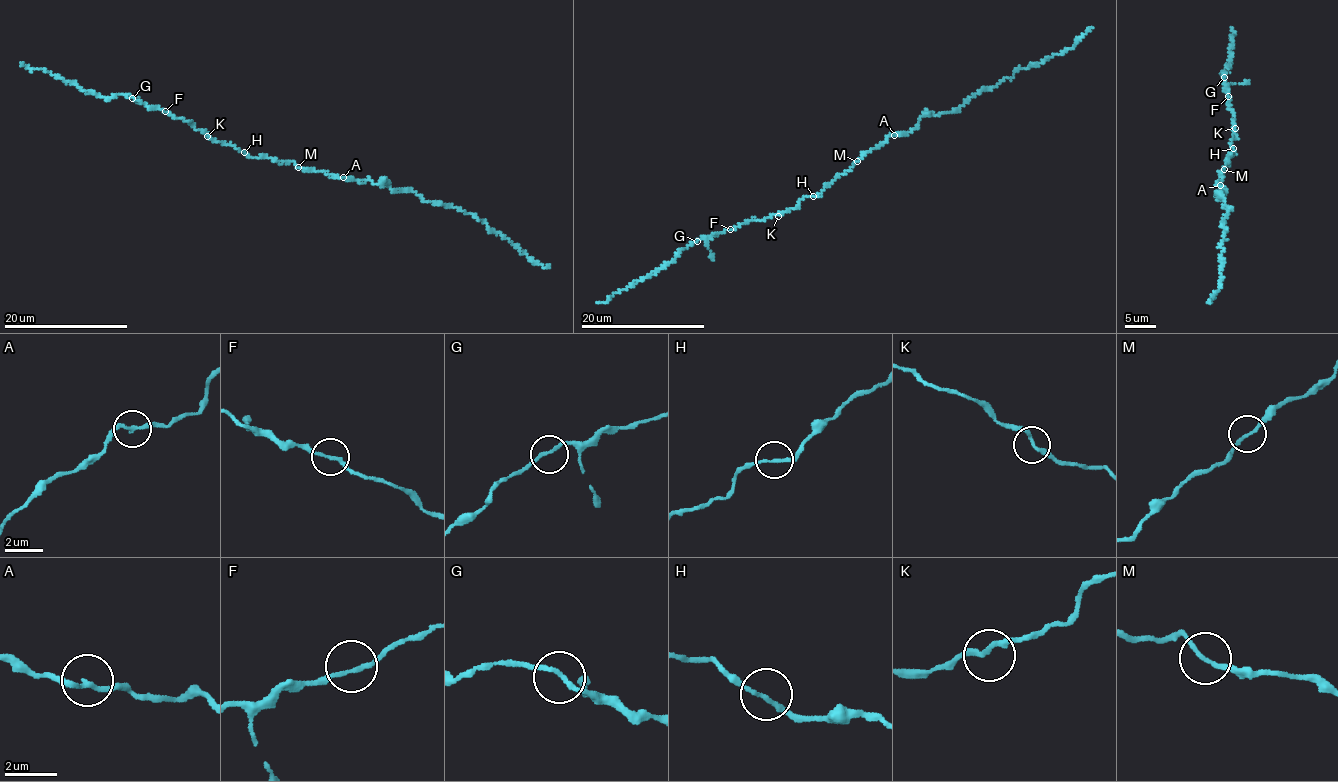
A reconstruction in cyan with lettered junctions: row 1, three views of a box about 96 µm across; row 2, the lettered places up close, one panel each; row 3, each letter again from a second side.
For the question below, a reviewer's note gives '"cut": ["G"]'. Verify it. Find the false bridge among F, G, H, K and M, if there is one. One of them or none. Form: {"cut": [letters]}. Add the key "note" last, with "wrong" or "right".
{"cut": [], "note": "wrong"}

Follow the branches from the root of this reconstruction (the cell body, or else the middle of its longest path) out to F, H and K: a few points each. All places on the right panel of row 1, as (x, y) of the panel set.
F: (1228, 163), (1228, 155), (1233, 150), (1230, 146), (1236, 138), (1234, 117), (1227, 105), (1228, 96)
H: (1228, 163), (1233, 148)
K: (1228, 163), (1228, 155), (1233, 150), (1230, 146), (1236, 138), (1235, 128)

